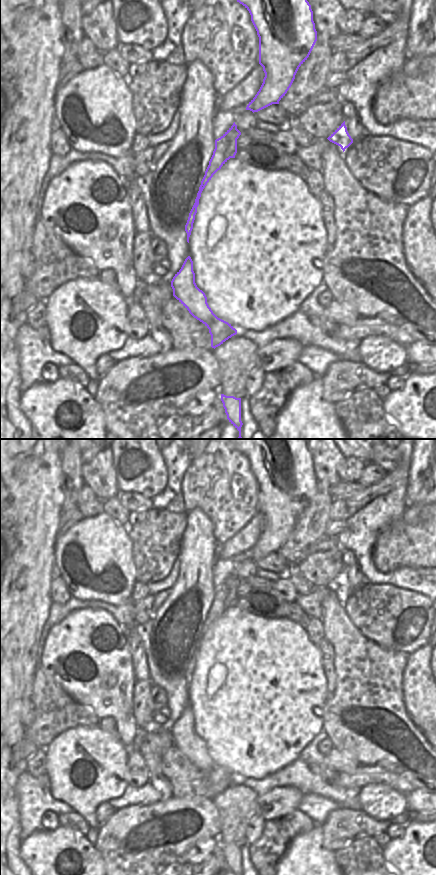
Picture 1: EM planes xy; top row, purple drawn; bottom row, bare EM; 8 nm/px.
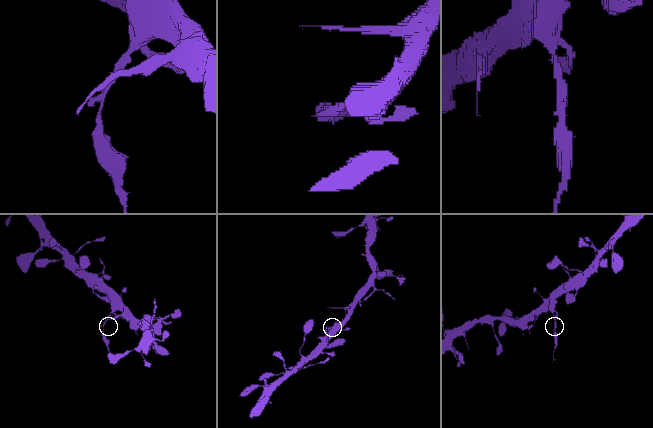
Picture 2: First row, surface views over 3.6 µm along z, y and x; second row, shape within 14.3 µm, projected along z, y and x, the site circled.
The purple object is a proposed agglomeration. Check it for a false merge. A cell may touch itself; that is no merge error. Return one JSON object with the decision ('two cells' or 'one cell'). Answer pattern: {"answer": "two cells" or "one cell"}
{"answer": "two cells"}

